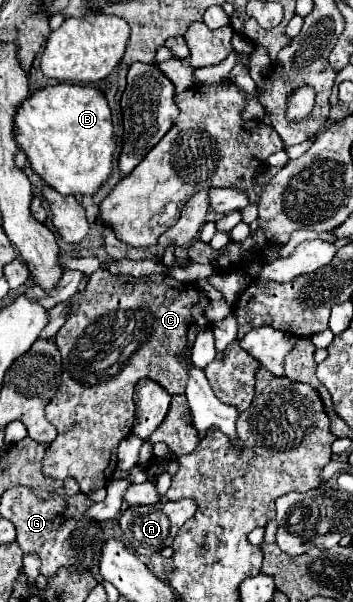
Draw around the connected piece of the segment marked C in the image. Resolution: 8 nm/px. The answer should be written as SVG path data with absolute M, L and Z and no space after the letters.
M96 270L90 276L86 288L68 300L70 316L56 334L56 346L62 354L64 372L58 394L54 394L46 406L46 418L58 428L58 438L48 448L48 452L54 456L44 456L42 462L46 476L74 476L84 494L96 492L112 480L116 470L116 448L134 426L136 410L132 394L138 380L152 378L170 396L184 394L188 382L186 370L190 370L190 356L196 334L198 330L208 330L212 326L204 316L208 302L208 296L198 286L178 282L162 274L132 278L112 276L108 270Z

